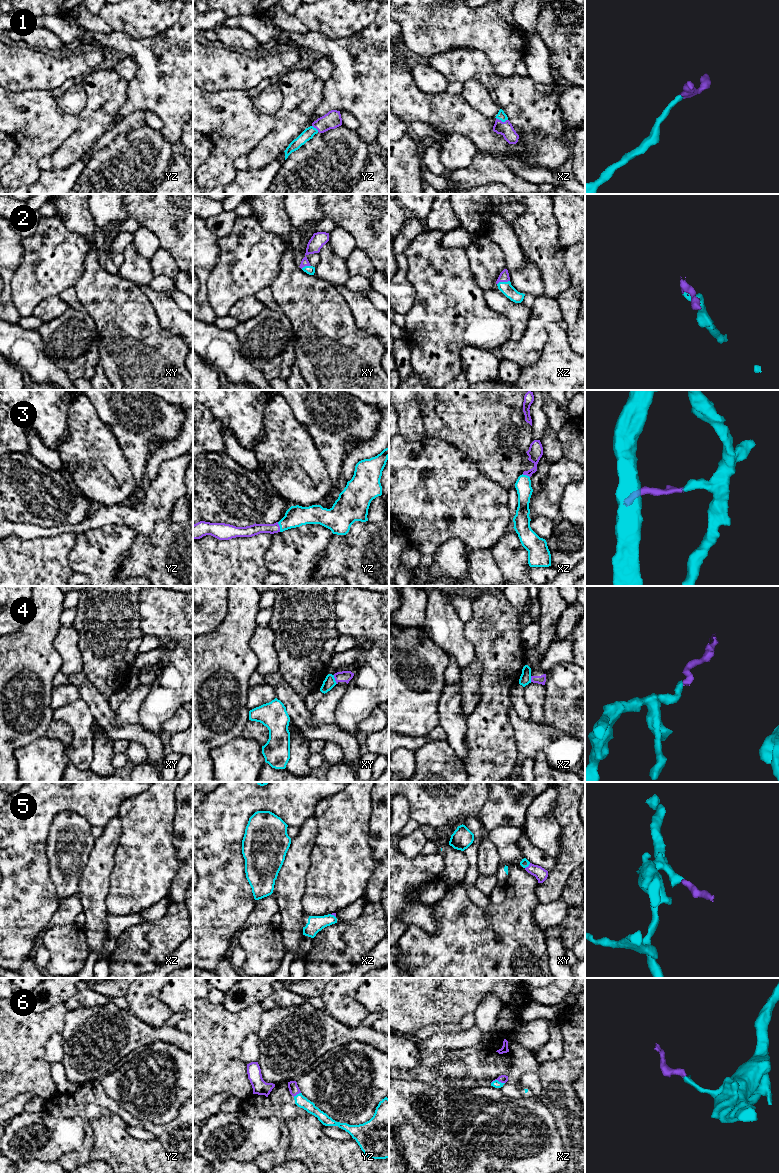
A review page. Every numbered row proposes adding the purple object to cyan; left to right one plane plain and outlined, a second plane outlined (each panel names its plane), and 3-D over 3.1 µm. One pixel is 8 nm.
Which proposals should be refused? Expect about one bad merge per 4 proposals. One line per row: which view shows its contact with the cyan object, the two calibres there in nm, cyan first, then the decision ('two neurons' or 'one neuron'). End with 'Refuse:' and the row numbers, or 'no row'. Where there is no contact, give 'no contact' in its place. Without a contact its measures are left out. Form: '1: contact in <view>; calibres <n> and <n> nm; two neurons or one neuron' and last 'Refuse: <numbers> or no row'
1: contact in xz; calibres 70 and 120 nm; one neuron
2: contact in xz; calibres 100 and 80 nm; one neuron
3: contact in yz; calibres 170 and 90 nm; one neuron
4: contact in xy; calibres 90 and 100 nm; two neurons
5: contact in xy; calibres 70 and 100 nm; one neuron
6: contact in xz; calibres 60 and 60 nm; one neuron
Refuse: 4

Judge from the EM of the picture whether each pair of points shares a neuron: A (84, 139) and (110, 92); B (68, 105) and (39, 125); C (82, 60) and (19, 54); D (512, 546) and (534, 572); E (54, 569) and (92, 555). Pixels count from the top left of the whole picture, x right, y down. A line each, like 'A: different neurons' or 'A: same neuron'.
A: same neuron
B: different neurons
C: same neuron
D: different neurons
E: different neurons

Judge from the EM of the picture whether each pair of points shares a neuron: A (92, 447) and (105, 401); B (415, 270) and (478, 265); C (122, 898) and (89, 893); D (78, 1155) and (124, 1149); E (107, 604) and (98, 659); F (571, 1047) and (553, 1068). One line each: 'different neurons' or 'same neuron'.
A: different neurons
B: different neurons
C: different neurons
D: different neurons
E: same neuron
F: same neuron

